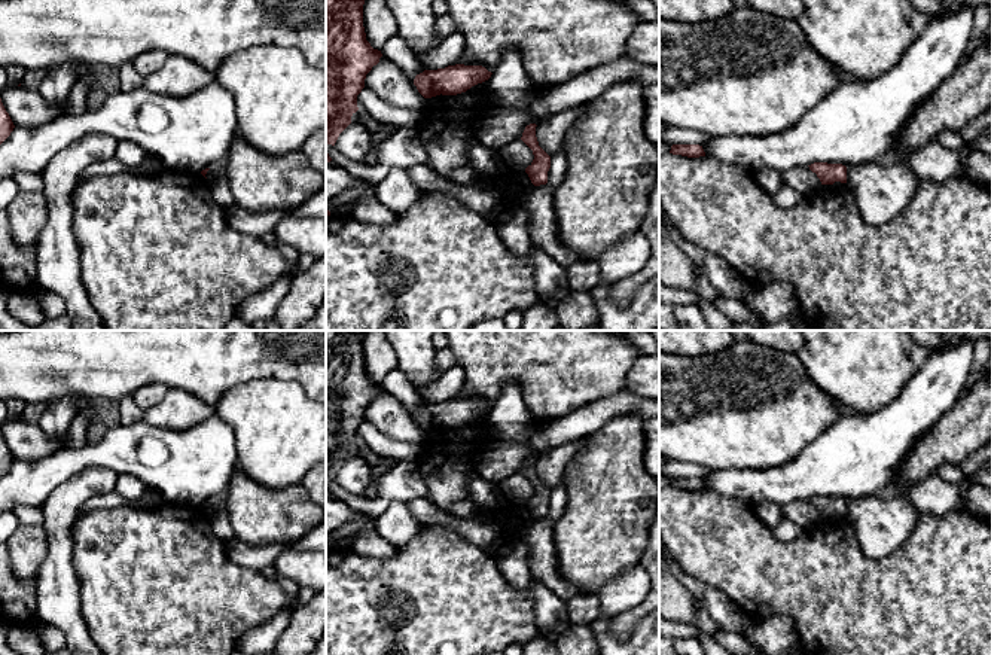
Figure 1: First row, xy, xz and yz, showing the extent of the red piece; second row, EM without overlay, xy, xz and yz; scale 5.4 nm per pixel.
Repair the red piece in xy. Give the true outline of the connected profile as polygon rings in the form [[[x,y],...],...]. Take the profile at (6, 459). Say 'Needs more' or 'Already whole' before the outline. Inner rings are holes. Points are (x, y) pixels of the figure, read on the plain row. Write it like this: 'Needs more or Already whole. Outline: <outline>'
Already whole. Outline: [[[0,432],[0,478],[10,469],[15,458]]]

